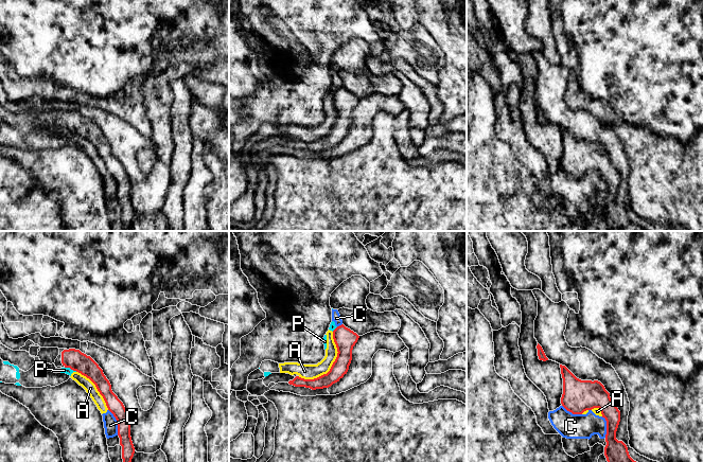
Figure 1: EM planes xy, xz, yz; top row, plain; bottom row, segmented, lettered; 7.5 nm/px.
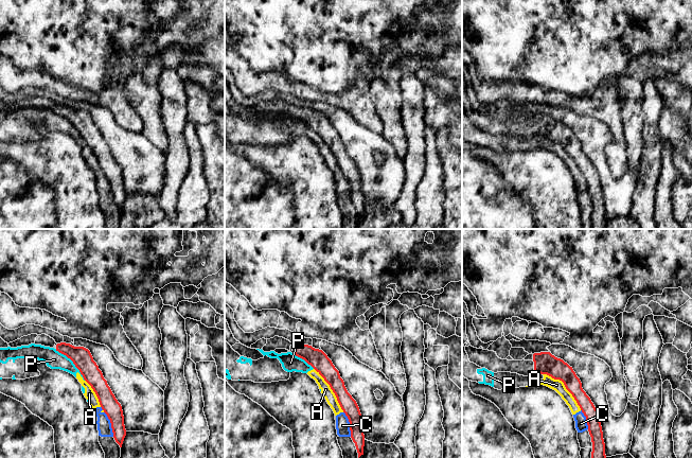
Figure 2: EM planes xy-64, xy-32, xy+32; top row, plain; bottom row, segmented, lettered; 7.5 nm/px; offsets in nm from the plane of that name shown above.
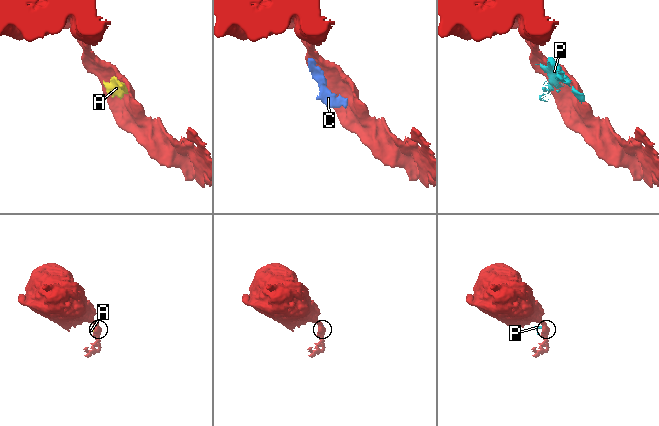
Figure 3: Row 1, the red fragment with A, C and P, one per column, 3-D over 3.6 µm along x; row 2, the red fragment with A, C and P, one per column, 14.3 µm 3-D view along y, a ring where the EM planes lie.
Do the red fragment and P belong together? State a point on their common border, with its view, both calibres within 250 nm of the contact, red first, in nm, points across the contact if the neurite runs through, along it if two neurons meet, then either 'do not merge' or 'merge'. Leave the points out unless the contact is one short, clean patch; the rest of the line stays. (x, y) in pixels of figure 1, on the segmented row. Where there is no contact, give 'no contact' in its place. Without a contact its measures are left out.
xy (71, 369) | 150/50 nm | do not merge

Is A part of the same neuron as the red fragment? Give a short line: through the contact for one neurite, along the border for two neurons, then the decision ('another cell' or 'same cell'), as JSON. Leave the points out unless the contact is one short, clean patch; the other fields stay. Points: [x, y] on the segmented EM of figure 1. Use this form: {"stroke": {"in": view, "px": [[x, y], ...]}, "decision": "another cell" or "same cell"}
{"decision": "another cell"}

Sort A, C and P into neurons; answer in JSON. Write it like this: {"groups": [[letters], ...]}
{"groups": [["A", "C", "P"]]}

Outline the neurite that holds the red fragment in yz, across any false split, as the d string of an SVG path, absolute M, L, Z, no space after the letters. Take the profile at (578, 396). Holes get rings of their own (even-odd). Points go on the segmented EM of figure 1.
M560 365L563 378L562 406L573 414L599 408L607 421L604 456L608 462L636 462L628 451L627 445L616 439L620 422L620 411L610 397L610 393L598 380L581 380L565 366Z

